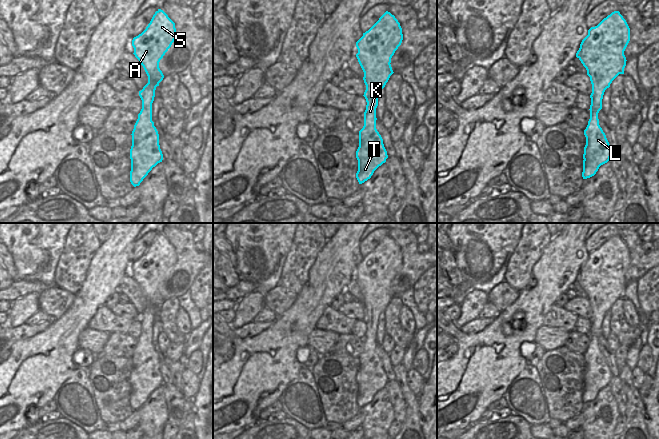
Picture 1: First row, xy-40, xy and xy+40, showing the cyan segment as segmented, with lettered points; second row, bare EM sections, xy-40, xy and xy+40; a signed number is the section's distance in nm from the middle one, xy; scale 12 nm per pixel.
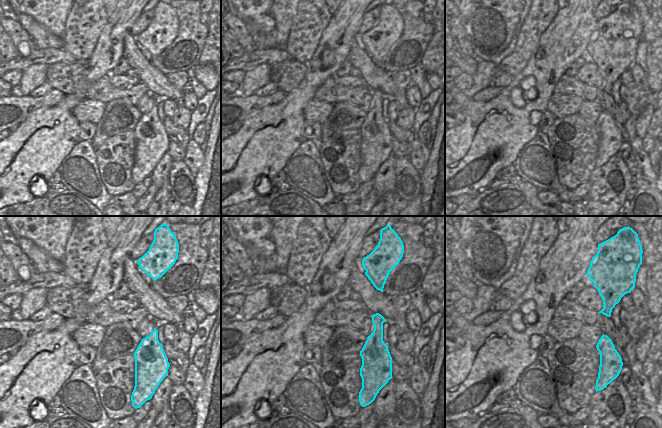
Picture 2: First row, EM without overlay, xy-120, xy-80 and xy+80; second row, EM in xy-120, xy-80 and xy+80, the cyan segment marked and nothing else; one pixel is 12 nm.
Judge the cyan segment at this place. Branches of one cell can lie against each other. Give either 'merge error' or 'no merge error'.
no merge error

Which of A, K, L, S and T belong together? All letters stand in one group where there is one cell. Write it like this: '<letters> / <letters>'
A K L S T

